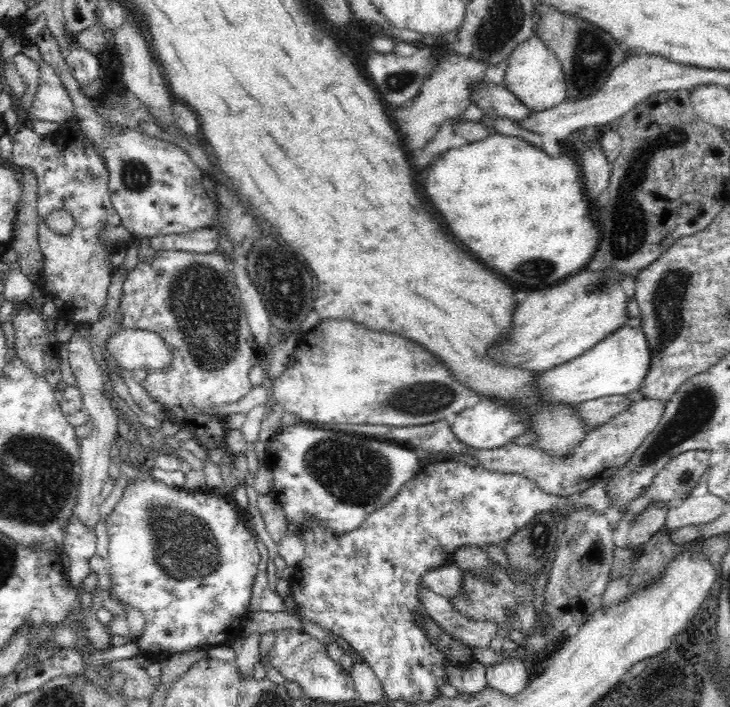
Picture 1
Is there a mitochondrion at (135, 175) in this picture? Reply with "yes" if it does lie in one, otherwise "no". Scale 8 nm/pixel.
yes

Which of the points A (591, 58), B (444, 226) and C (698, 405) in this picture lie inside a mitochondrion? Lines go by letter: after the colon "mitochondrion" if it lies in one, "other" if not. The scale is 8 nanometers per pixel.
A: mitochondrion
B: other
C: mitochondrion

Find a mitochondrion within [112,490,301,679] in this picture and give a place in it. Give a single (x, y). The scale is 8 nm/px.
(183, 548)

